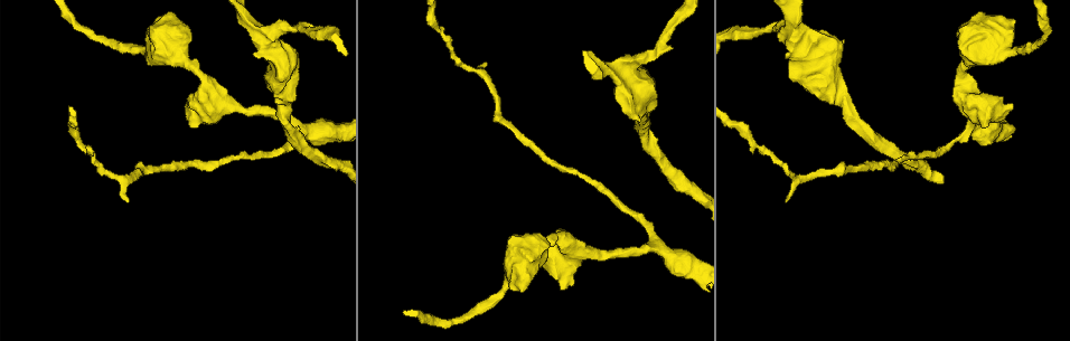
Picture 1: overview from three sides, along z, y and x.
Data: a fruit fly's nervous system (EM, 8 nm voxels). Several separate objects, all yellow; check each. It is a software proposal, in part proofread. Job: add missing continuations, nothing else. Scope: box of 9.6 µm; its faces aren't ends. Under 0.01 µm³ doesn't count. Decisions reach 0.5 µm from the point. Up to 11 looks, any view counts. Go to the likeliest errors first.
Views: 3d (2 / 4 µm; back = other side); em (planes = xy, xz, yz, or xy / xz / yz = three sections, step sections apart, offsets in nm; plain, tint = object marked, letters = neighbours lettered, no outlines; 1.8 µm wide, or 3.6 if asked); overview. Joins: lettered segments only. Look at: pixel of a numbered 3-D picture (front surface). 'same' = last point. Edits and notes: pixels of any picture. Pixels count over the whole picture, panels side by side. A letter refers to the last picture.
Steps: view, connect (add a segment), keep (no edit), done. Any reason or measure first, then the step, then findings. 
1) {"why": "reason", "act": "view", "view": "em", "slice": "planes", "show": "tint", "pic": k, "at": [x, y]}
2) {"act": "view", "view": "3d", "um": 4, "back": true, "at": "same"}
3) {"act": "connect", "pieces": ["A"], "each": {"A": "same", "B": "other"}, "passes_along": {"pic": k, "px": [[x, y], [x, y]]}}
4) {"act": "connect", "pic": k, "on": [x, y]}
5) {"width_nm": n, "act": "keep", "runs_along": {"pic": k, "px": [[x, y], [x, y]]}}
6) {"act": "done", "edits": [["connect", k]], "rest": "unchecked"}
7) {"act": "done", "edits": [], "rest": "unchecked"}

{"why": "an open end", "act": "view", "view": "3d", "um": 2, "pic": 1, "at": [785, 201]}

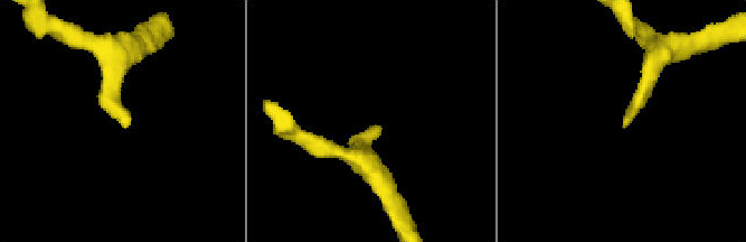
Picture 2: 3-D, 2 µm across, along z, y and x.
{"act": "view", "view": "em", "slice": "planes", "show": "plain", "pic": 2, "at": [124, 128]}

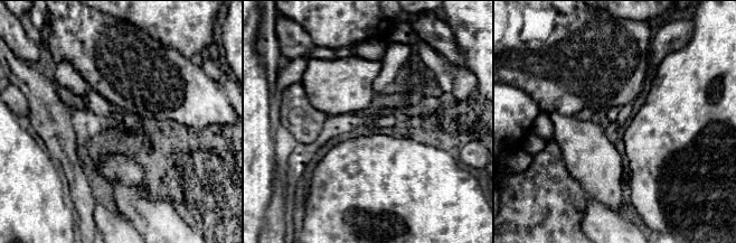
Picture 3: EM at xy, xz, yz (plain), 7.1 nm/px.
{"why": "what lies round it", "act": "view", "view": "em", "slice": "planes", "show": "letters", "at": "same"}

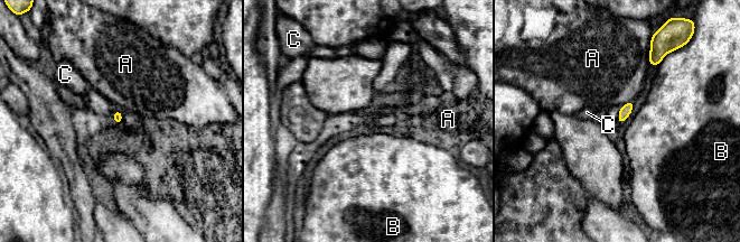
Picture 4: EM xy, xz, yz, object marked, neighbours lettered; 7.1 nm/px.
{"act": "keep", "each": {"A": "other", "B": "other", "C": "other"}, "found": "no lettered segment goes on from it"}

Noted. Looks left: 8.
{"why": "stops while still wide", "act": "view", "view": "em", "um": 3.6, "slice": "planes", "show": "letters", "pic": 1, "at": [562, 288]}

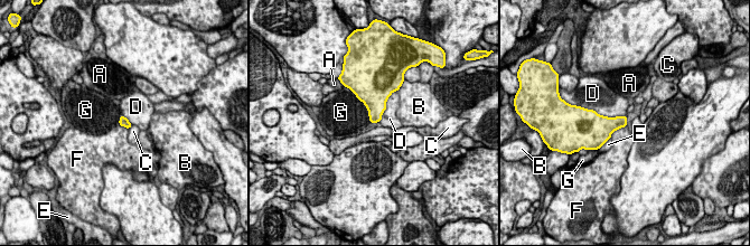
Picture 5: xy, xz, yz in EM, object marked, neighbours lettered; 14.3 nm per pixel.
{"act": "keep", "each": {"A": "other", "B": "other", "C": "other", "D": "other", "E": "other", "F": "other", "G": "other"}, "border": {"pic": 5, "px": [[588, 109], [608, 116], [626, 116]]}, "found": "no lettered segment goes on from it"}

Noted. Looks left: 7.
{"why": "stops while still wide", "act": "view", "view": "em", "slice": "xz", "step": 16, "show": "letters", "pic": 1, "at": [842, 43]}

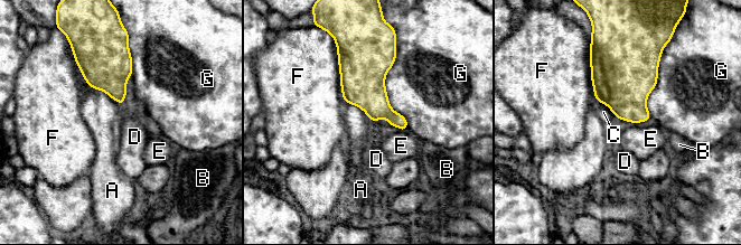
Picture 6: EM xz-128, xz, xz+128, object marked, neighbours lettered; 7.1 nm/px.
{"act": "keep", "each": {"A": "other", "B": "other", "C": "other", "D": "other", "E": "other", "F": "other", "G": "other"}, "border": {"pic": 6, "px": [[84, 78], [122, 105]]}, "found": "no lettered segment goes on from it"}

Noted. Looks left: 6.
{"act": "done", "edits": [], "rest": "unchecked"}

